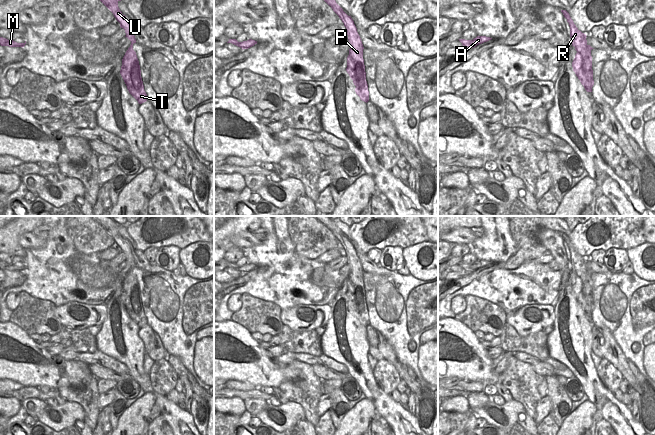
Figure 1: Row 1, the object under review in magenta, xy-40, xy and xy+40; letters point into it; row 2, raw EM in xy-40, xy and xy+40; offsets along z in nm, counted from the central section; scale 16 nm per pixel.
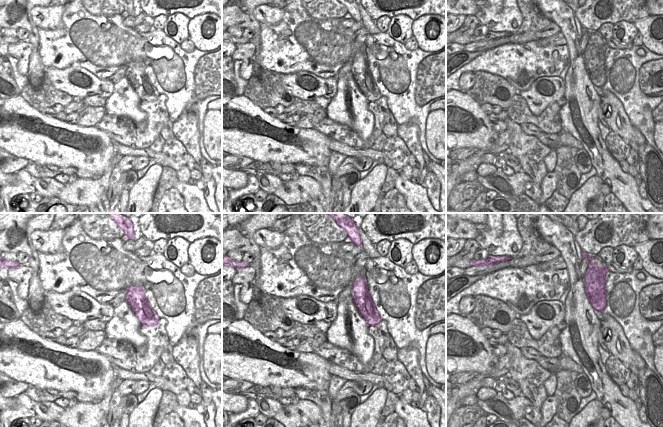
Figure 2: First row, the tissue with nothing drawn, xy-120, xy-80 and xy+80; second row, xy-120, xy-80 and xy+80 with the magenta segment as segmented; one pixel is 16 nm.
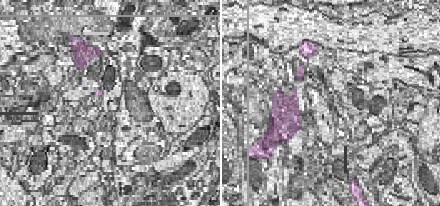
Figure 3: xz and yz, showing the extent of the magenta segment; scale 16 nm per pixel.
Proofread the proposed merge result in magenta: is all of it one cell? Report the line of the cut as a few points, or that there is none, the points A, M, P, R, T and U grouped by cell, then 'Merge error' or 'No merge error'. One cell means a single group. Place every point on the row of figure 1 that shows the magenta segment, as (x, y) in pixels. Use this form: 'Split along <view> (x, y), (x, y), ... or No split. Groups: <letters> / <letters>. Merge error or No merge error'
Split along xy+40 (587, 45), (583, 69), (585, 84), (590, 89). Groups: A M / P R T U. Merge error.

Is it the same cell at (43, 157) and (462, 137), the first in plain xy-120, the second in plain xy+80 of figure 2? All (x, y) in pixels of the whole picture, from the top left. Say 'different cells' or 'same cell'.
same cell

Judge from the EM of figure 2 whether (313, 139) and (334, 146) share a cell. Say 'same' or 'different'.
different

